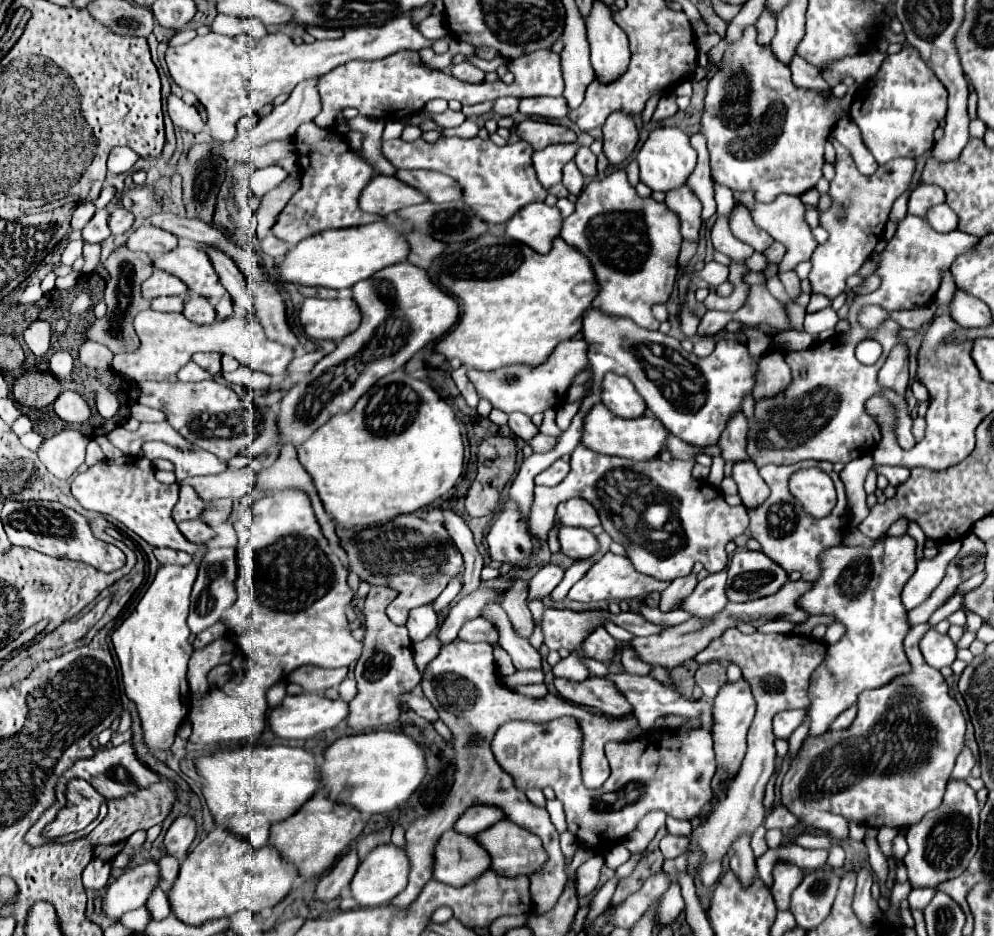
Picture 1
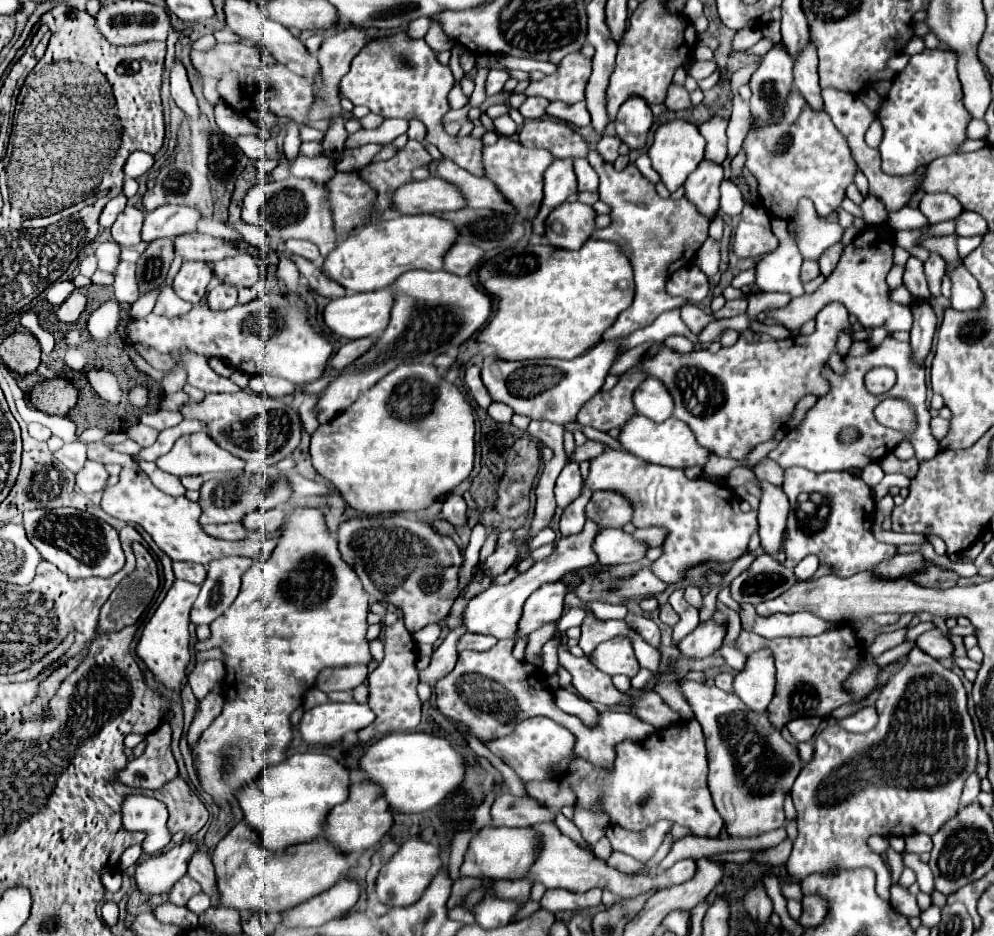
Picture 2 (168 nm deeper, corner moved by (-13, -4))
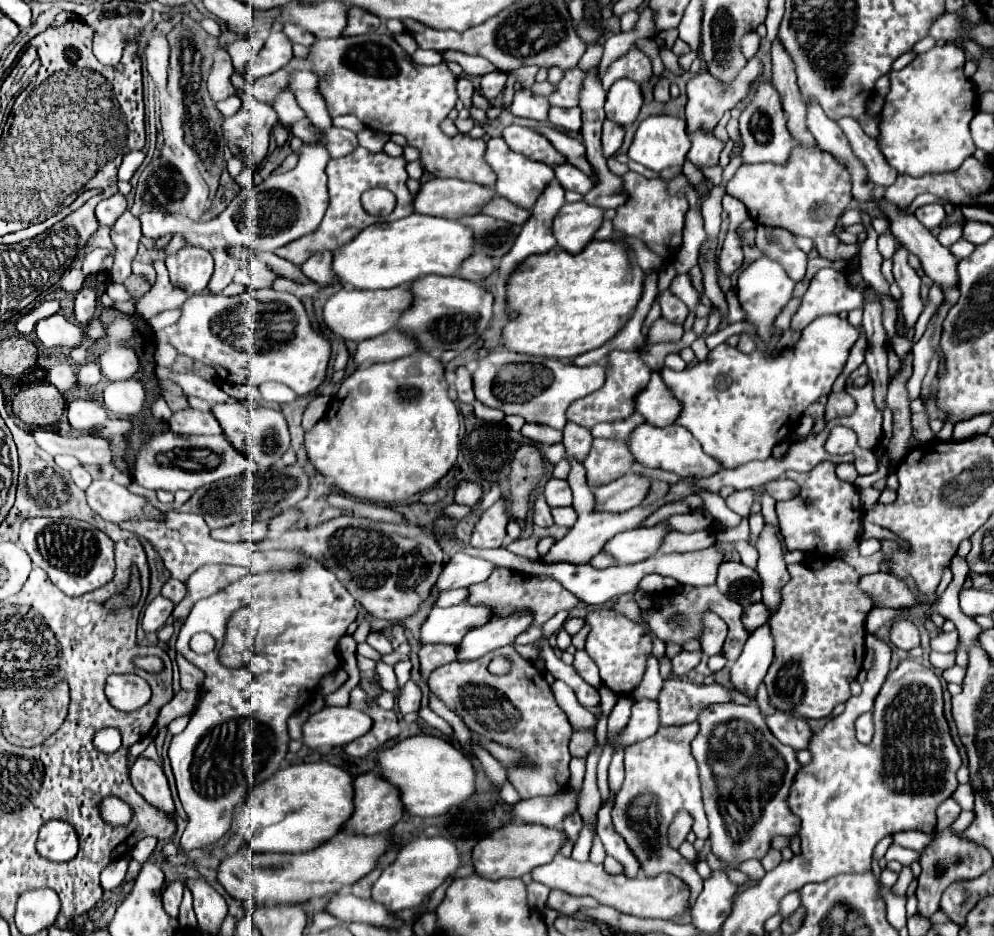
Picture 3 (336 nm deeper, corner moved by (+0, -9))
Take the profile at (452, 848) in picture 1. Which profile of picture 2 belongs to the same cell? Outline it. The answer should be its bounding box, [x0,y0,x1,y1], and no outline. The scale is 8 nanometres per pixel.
[460,827,538,879]

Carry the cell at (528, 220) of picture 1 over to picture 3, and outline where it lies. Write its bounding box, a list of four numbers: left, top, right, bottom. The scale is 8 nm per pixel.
[553,202,603,254]

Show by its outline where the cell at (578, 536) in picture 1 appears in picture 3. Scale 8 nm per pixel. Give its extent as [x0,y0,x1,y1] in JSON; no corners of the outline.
[603,520,671,564]

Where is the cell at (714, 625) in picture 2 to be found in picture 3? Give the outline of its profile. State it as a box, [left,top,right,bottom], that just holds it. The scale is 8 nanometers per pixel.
[671,652,701,676]

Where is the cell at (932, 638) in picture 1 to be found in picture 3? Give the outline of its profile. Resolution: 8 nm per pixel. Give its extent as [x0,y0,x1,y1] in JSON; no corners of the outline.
[889,618,919,650]

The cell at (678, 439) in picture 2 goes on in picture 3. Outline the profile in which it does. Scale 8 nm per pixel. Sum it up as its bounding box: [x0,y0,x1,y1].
[629,424,721,478]

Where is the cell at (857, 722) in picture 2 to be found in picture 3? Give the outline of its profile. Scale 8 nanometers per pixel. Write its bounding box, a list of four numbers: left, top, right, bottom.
[855,712,873,744]

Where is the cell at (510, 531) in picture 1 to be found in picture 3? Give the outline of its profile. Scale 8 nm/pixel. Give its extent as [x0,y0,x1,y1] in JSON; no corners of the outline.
[435,552,493,590]

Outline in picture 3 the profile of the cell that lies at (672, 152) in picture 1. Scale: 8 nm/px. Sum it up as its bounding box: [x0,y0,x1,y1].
[627,114,691,172]

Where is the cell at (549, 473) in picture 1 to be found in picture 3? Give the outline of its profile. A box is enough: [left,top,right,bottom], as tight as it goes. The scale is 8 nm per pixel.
[543,478,573,508]

